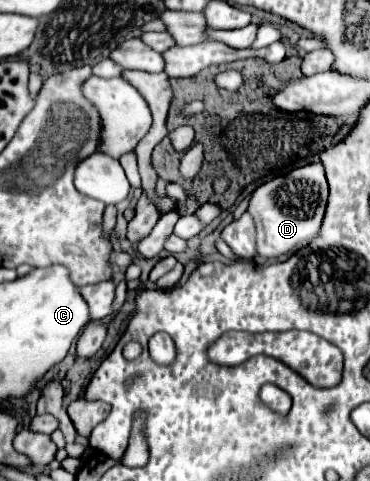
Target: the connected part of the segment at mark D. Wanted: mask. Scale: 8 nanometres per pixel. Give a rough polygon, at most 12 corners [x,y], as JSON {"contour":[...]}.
{"contour":[[321,162],[251,192],[257,256],[301,250],[327,204]]}

